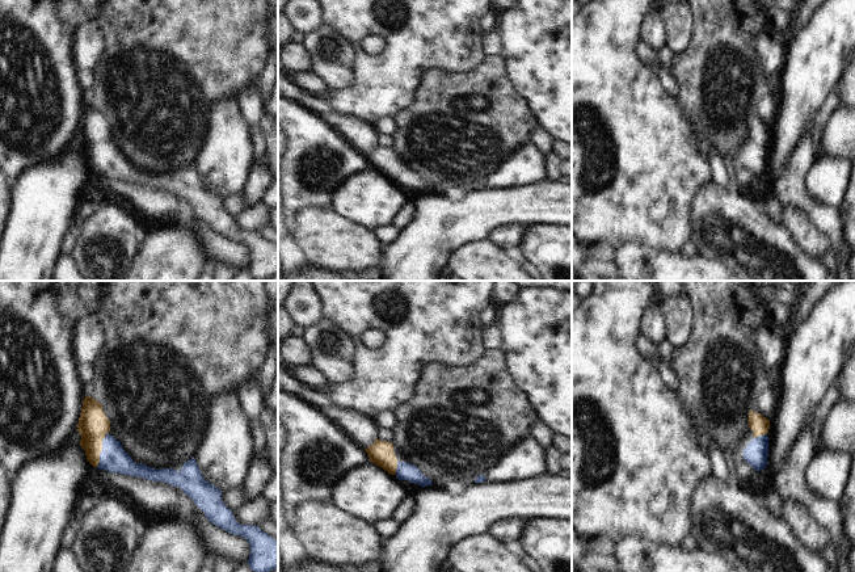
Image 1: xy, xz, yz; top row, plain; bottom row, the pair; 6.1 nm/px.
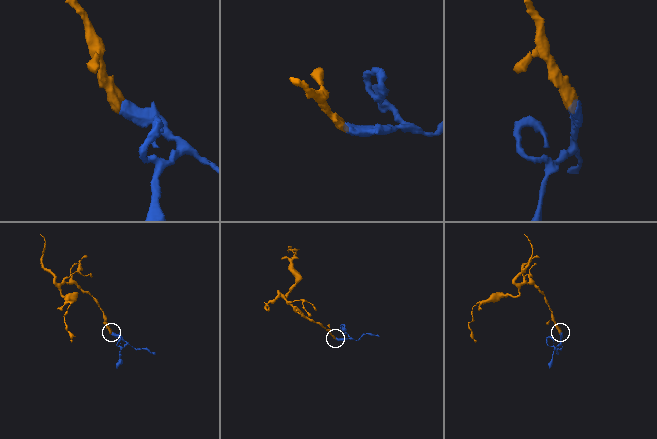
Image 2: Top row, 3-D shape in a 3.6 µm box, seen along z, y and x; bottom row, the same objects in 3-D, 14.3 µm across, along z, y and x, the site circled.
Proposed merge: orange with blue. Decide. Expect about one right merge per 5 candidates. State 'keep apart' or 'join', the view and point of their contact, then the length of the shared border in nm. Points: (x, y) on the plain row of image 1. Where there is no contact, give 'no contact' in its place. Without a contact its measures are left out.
join | xy (100, 158) | 190 nm

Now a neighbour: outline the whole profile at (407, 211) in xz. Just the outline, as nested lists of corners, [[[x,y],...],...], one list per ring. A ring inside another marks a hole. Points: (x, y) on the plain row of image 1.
[[[405,202],[393,218],[392,226],[399,231],[405,227],[414,215],[414,203]]]

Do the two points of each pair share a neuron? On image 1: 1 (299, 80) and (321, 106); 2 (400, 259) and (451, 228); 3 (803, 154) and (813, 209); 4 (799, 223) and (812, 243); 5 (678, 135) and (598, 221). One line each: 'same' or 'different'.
1: different
2: same
3: same
4: same
5: same

